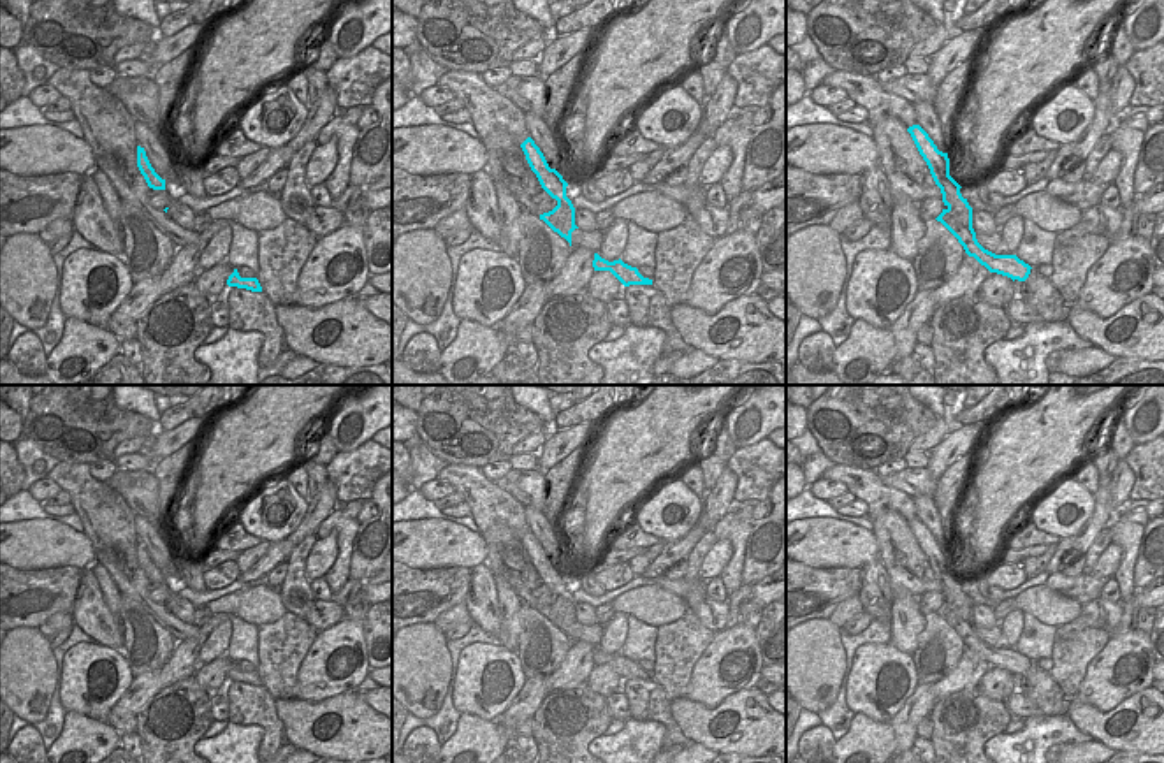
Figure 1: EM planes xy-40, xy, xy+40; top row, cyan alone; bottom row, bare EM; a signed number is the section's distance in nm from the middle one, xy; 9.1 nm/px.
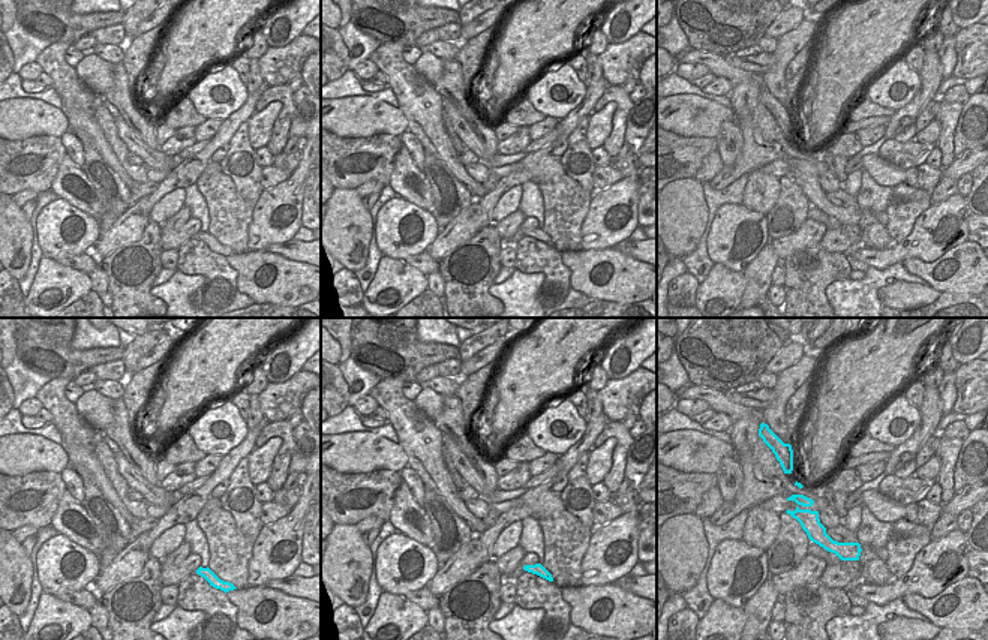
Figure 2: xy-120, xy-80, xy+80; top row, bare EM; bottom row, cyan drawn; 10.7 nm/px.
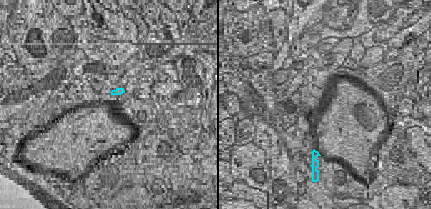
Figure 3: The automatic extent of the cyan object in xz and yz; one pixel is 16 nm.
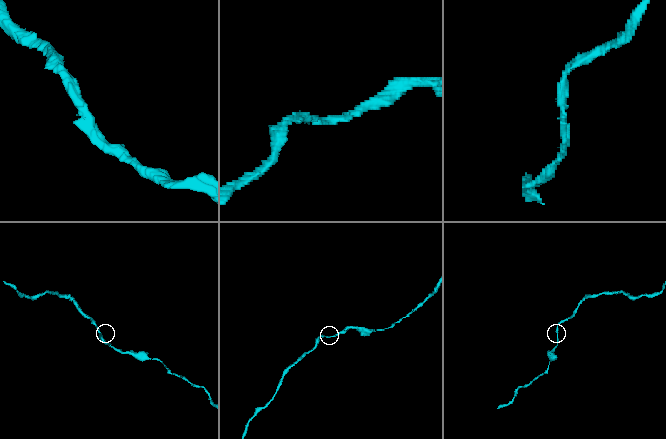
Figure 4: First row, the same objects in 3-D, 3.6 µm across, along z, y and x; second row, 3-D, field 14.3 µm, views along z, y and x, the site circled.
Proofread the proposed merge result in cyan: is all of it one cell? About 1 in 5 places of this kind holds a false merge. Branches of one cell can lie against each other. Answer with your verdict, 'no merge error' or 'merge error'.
no merge error

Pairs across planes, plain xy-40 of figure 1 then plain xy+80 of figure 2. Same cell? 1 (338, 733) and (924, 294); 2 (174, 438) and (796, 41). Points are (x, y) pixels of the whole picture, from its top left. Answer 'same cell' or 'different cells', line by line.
1: different cells
2: same cell

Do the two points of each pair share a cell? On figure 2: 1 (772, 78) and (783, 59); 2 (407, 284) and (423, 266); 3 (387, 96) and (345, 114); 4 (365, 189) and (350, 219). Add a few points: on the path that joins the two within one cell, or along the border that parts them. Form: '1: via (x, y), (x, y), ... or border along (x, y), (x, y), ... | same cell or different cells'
1: via (775, 74), (780, 63) | same cell
2: border along (399, 260), (416, 267), (425, 276) | different cells
3: border along (344, 96), (372, 96), (396, 108) | different cells
4: border along (354, 189), (362, 198) | different cells

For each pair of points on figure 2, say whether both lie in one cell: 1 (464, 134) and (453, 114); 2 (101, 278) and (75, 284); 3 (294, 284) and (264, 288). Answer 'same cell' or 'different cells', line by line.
1: same cell
2: different cells
3: same cell

